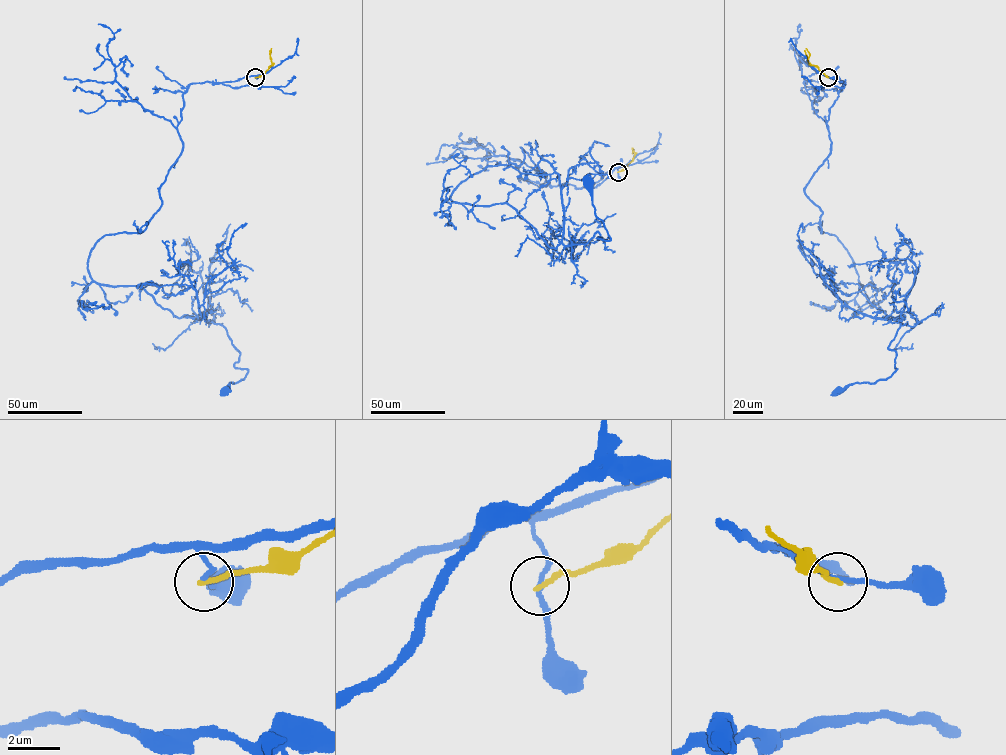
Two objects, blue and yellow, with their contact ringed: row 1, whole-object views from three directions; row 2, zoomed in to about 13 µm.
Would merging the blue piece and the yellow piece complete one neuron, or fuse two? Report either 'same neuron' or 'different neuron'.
different neuron

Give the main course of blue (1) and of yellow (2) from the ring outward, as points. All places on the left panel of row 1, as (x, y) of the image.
1: (255, 77), (189, 85), (160, 209), (87, 263), (223, 327), (248, 370), (225, 390)
2: (255, 77), (264, 73), (272, 64), (271, 48)

